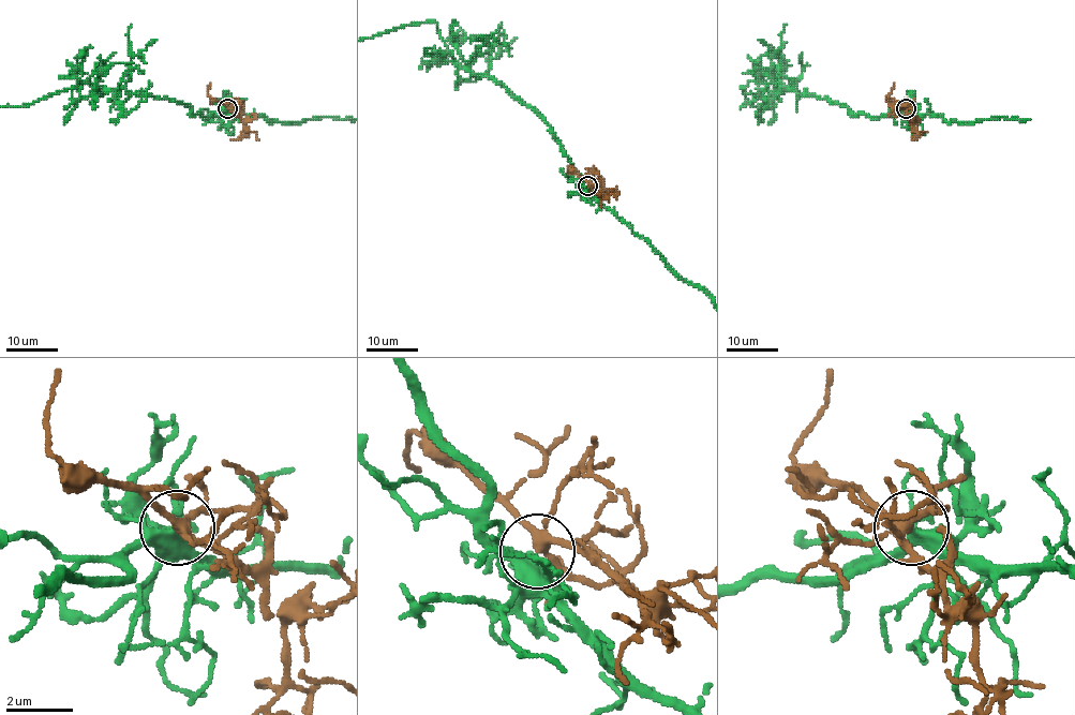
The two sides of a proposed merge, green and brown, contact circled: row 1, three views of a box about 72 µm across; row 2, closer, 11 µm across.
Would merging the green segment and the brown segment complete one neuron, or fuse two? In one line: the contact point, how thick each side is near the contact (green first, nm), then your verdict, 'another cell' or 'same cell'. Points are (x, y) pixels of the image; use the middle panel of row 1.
place (587, 185); calibres 320 and 240 nm; same cell

